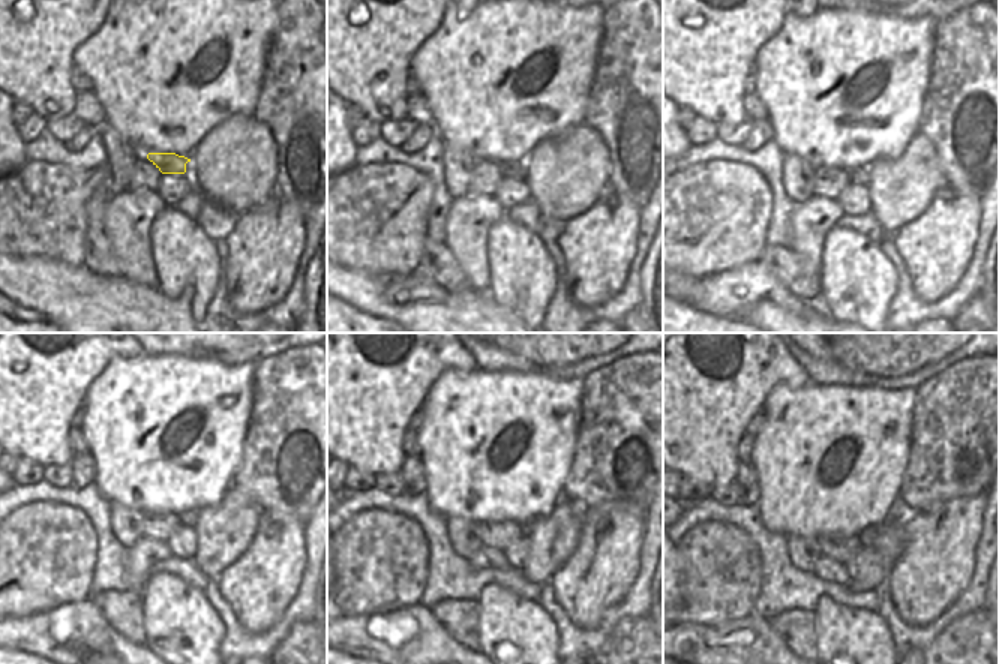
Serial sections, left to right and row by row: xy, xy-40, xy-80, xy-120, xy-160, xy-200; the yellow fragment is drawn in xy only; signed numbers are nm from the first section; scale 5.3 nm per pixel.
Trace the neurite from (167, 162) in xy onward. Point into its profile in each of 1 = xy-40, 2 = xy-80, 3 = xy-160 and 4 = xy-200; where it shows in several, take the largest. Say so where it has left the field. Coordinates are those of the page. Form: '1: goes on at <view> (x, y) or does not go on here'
1: goes on at xy-40 (509, 168)
2: goes on at xy-80 (860, 176)
3: goes on at xy-160 (527, 528)
4: goes on at xy-200 (867, 537)

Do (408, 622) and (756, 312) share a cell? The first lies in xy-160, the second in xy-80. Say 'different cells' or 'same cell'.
different cells

